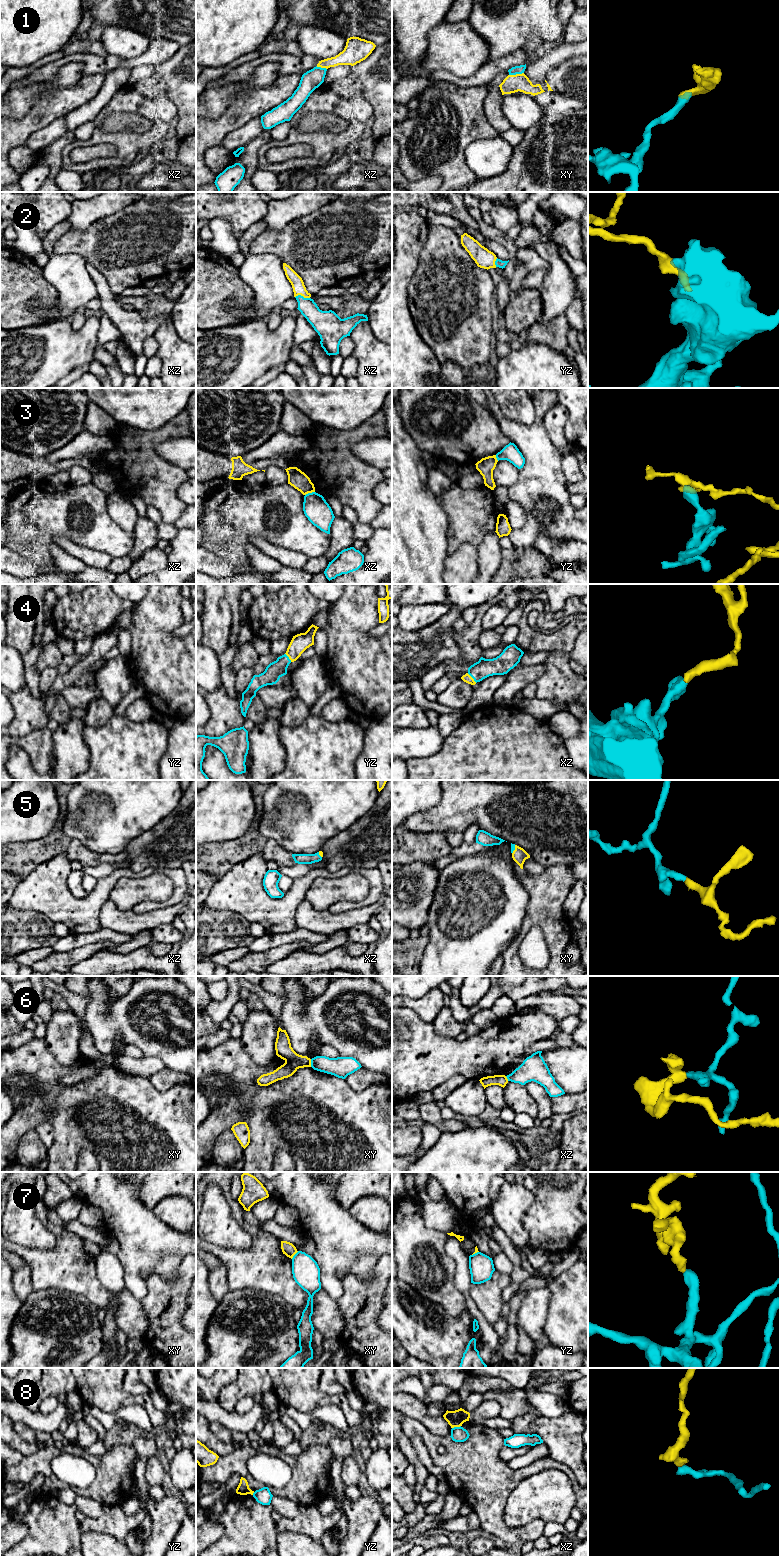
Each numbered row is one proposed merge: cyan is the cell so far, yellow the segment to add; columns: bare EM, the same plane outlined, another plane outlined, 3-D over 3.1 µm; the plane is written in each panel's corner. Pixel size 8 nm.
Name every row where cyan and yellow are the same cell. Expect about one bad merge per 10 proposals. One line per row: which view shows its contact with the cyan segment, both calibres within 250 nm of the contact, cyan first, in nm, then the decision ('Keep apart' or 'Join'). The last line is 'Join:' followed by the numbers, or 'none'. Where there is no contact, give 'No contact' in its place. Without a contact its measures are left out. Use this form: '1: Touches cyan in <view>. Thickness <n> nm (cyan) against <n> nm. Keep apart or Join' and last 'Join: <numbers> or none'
1: Touches cyan in xy. Thickness 70 nm (cyan) against 140 nm. Keep apart
2: Touches cyan in xz. Thickness 160 nm (cyan) against 100 nm. Join
3: Touches cyan in xz. Thickness 200 nm (cyan) against 150 nm. Keep apart
4: Touches cyan in xz. Thickness 150 nm (cyan) against 70 nm. Join
5: Touches cyan in xy. Thickness 30 nm (cyan) against 120 nm. Join
6: Touches cyan in xy. Thickness 170 nm (cyan) against 140 nm. Keep apart
7: Touches cyan in xy. Thickness 220 nm (cyan) against 100 nm. Keep apart
8: Touches cyan in xz. Thickness 130 nm (cyan) against 130 nm. Keep apart
Join: 2, 4, 5

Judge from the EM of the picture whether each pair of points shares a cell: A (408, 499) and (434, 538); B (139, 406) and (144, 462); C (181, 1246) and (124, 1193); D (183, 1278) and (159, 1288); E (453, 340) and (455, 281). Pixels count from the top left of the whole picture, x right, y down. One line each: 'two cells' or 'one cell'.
A: one cell
B: two cells
C: one cell
D: one cell
E: one cell

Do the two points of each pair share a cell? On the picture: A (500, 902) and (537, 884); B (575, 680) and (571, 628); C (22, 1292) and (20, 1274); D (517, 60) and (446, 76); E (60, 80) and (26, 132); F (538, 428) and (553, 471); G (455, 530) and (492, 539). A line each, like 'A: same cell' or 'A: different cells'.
A: different cells
B: different cells
C: same cell
D: same cell
E: different cells
F: same cell
G: different cells

